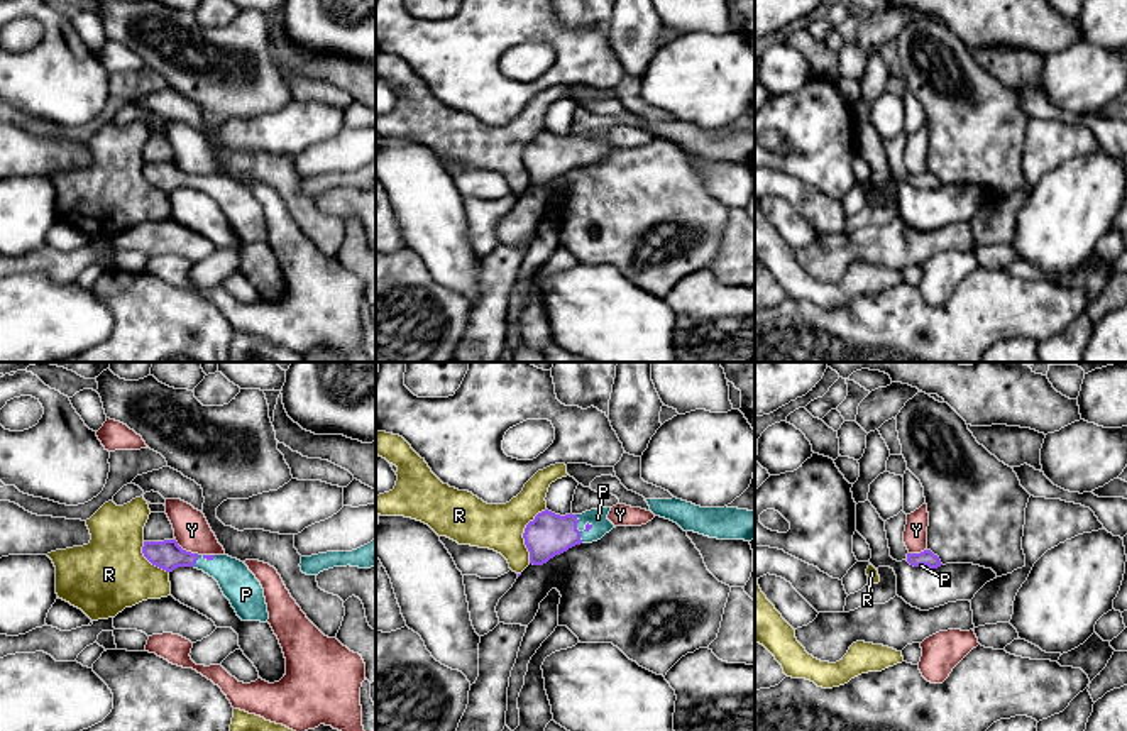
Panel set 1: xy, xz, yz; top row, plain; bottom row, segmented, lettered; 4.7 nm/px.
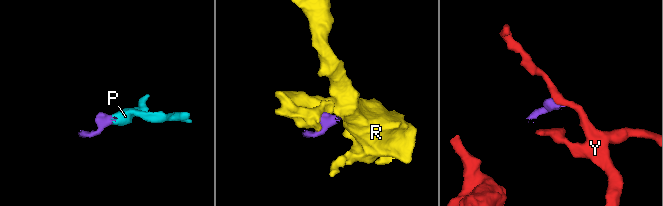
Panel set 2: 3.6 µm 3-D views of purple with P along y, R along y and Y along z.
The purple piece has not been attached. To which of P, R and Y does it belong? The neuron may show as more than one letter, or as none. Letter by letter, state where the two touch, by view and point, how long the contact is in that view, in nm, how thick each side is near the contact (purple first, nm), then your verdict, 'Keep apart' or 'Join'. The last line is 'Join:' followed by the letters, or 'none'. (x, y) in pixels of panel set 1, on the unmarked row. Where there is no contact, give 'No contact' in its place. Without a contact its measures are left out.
P: Touches purple at xz (576, 149). Shared border 140 nm. Thickness 200 nm (purple) against 90 nm. Join
R: Touches purple at xz (523, 156). Shared border 280 nm. Thickness 200 nm (purple) against 220 nm. Keep apart
Y: Touches purple at xy (185, 171). Shared border 140 nm. Thickness 140 nm (purple) against 170 nm. Keep apart
Join: P

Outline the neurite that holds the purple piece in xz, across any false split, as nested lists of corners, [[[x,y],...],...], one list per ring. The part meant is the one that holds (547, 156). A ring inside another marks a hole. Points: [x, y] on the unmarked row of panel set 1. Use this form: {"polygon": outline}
{"polygon": [[[611,129],[591,130],[582,135],[538,134],[525,149],[523,159],[530,173],[530,184],[543,186],[555,176],[580,164],[601,161],[616,149],[609,140]]]}

